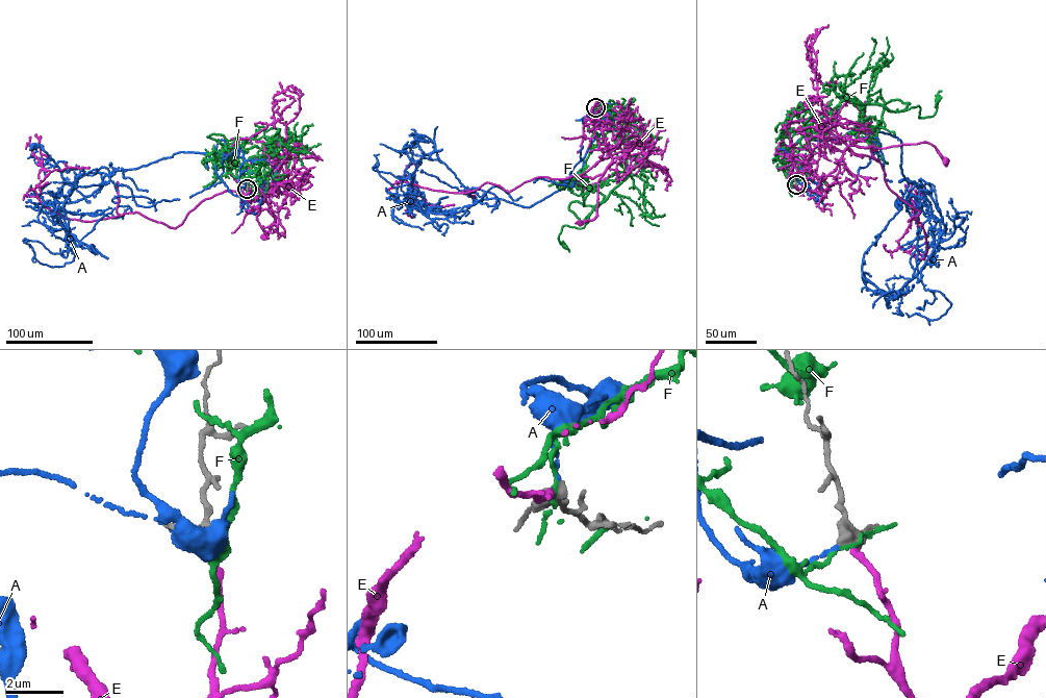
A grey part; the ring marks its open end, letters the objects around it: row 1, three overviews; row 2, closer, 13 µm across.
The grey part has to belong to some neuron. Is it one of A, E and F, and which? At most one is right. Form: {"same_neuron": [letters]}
{"same_neuron": ["E"]}

